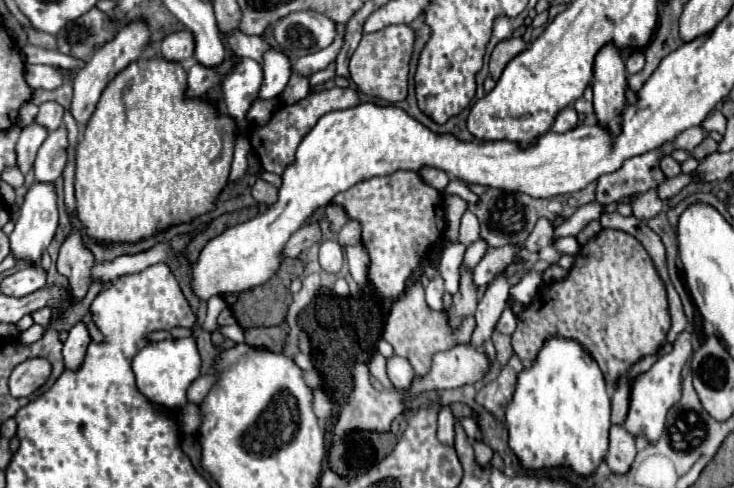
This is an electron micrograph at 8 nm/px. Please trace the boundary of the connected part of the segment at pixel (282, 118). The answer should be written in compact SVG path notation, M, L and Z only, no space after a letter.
M332 88L332 90L324 90L324 92L318 92L318 94L310 94L306 96L304 100L296 102L296 104L288 104L288 106L282 106L274 112L274 116L270 118L268 124L264 126L258 126L252 130L250 134L250 144L252 144L252 150L260 156L260 162L262 162L262 168L268 170L268 172L274 172L274 174L284 174L284 170L294 162L294 156L296 156L296 146L302 142L302 138L314 128L314 124L328 112L332 110L344 110L348 106L356 106L360 102L358 98L358 90L354 88Z

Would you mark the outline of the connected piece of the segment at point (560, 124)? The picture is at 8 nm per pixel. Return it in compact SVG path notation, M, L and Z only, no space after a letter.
M564 108L556 116L556 122L552 124L552 130L556 130L558 134L564 134L564 132L572 130L572 126L578 126L578 114L576 114L574 108Z

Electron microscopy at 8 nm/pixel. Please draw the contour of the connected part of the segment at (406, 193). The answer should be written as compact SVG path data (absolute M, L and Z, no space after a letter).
M400 170L390 176L358 182L358 188L340 192L332 202L342 206L348 218L358 220L362 226L364 248L370 254L368 278L374 284L376 294L384 300L398 298L404 292L408 278L420 266L426 250L442 236L442 194L422 182L418 172Z

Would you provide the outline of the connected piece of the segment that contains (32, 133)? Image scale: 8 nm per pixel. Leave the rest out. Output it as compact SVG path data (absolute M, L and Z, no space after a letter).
M32 122L30 126L26 126L20 134L18 146L16 146L16 154L18 154L18 168L22 174L26 174L36 158L36 152L40 148L40 144L46 140L48 130L44 130L44 126L40 126L38 122Z

